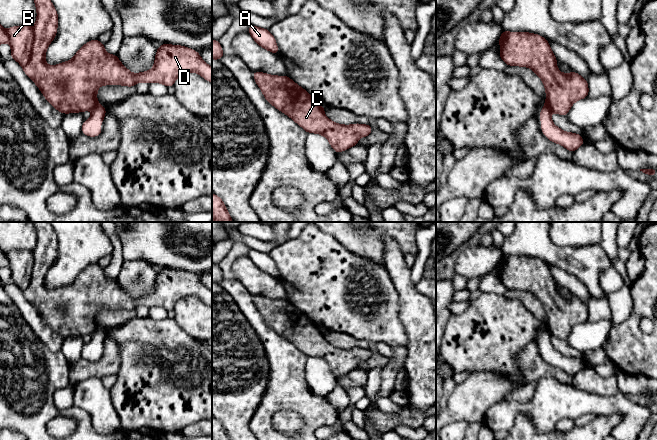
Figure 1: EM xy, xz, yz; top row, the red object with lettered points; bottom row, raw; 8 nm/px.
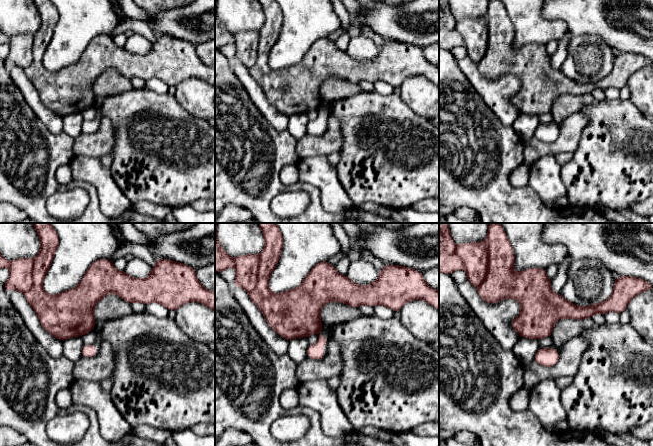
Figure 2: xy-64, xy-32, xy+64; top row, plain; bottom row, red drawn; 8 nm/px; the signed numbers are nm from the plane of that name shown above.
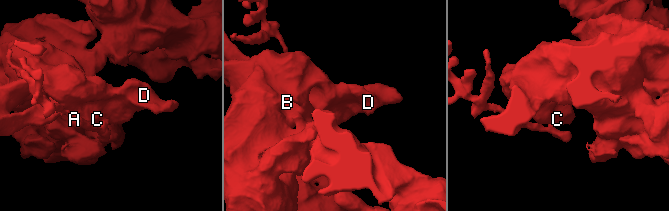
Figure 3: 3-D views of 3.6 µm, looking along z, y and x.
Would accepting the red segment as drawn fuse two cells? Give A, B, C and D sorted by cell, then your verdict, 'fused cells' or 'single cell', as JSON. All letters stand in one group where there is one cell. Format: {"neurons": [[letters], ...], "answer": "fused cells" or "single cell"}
{"neurons": [["A"], ["B", "C", "D"]], "answer": "fused cells"}

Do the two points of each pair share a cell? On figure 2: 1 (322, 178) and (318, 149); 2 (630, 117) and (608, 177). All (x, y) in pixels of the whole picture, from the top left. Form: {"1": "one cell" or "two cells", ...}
{"1": "two cells", "2": "one cell"}

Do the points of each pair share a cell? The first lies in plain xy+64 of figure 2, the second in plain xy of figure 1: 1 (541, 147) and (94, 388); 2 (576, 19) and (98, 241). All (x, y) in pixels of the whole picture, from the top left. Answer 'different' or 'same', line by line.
1: different
2: different

